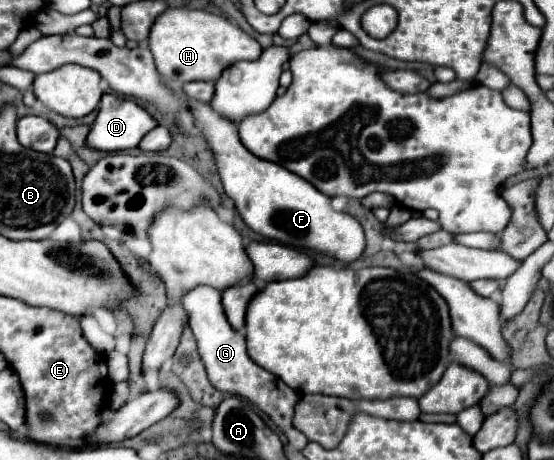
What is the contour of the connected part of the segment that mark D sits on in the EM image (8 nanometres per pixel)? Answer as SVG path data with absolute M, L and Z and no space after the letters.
M104 93L100 101L100 109L98 109L98 115L96 115L96 121L92 123L90 127L90 133L86 137L86 145L90 149L96 149L96 151L106 151L106 153L112 153L112 151L124 151L124 149L132 149L140 143L140 139L156 127L156 121L140 107L136 105L134 101L130 99L122 99L118 95L112 95L112 93Z

